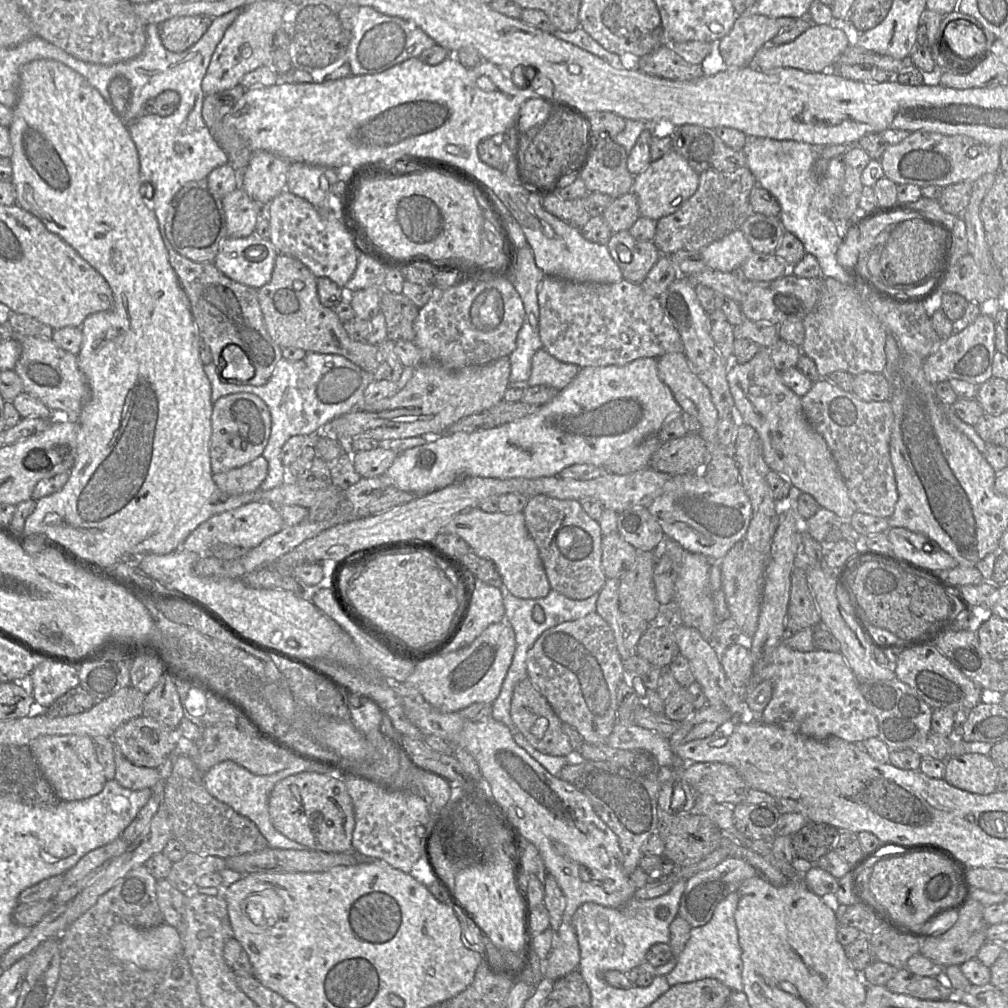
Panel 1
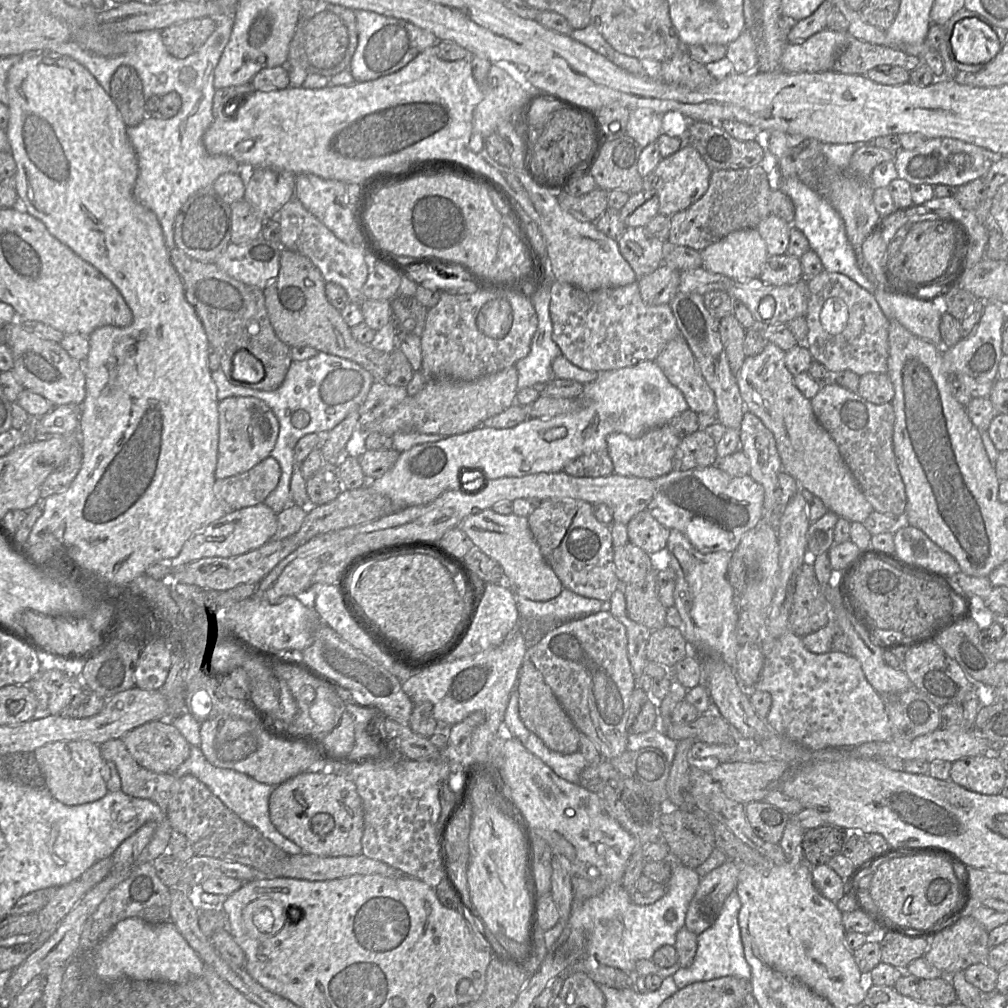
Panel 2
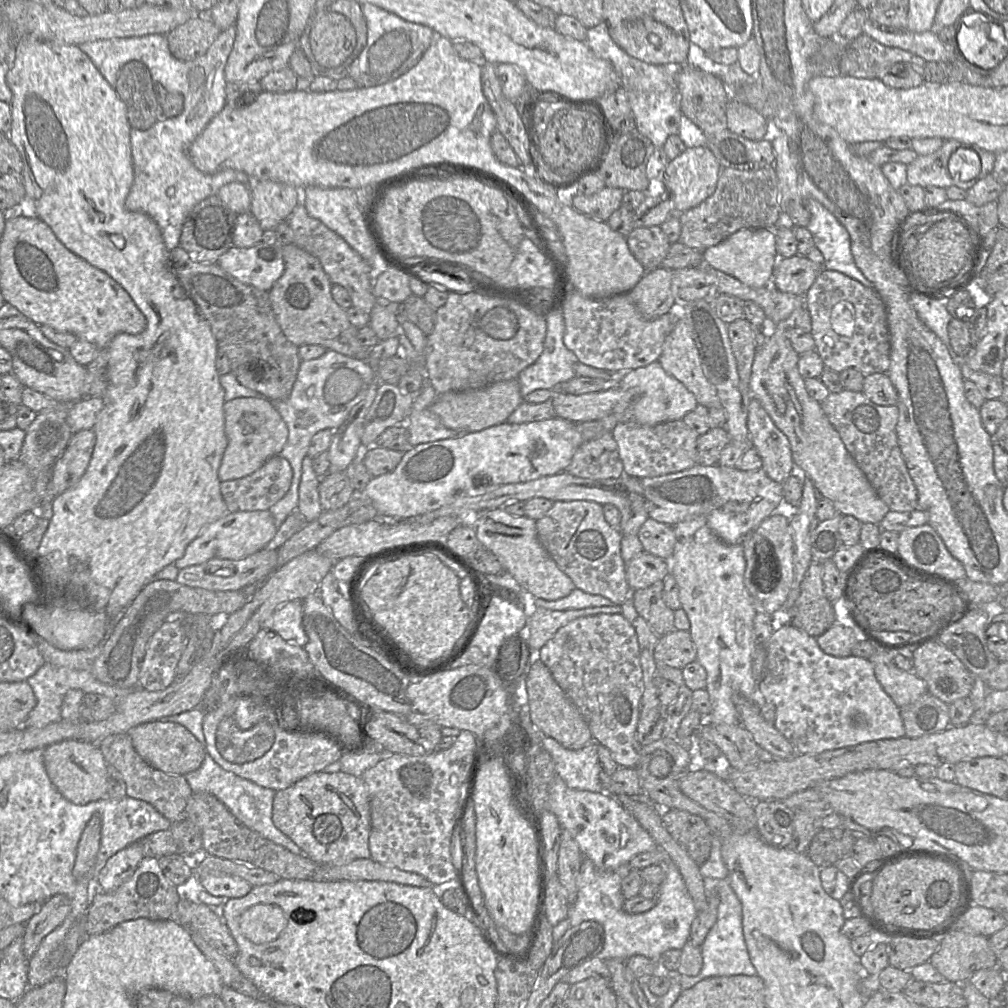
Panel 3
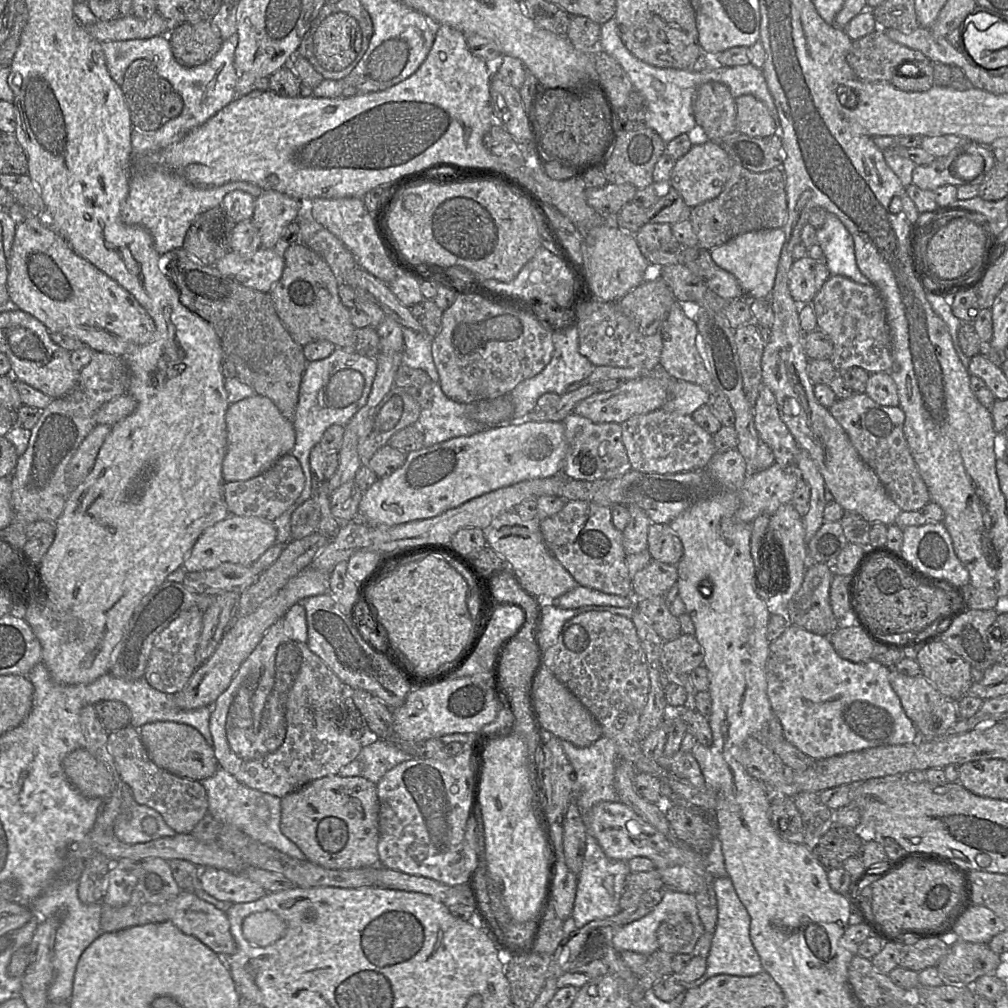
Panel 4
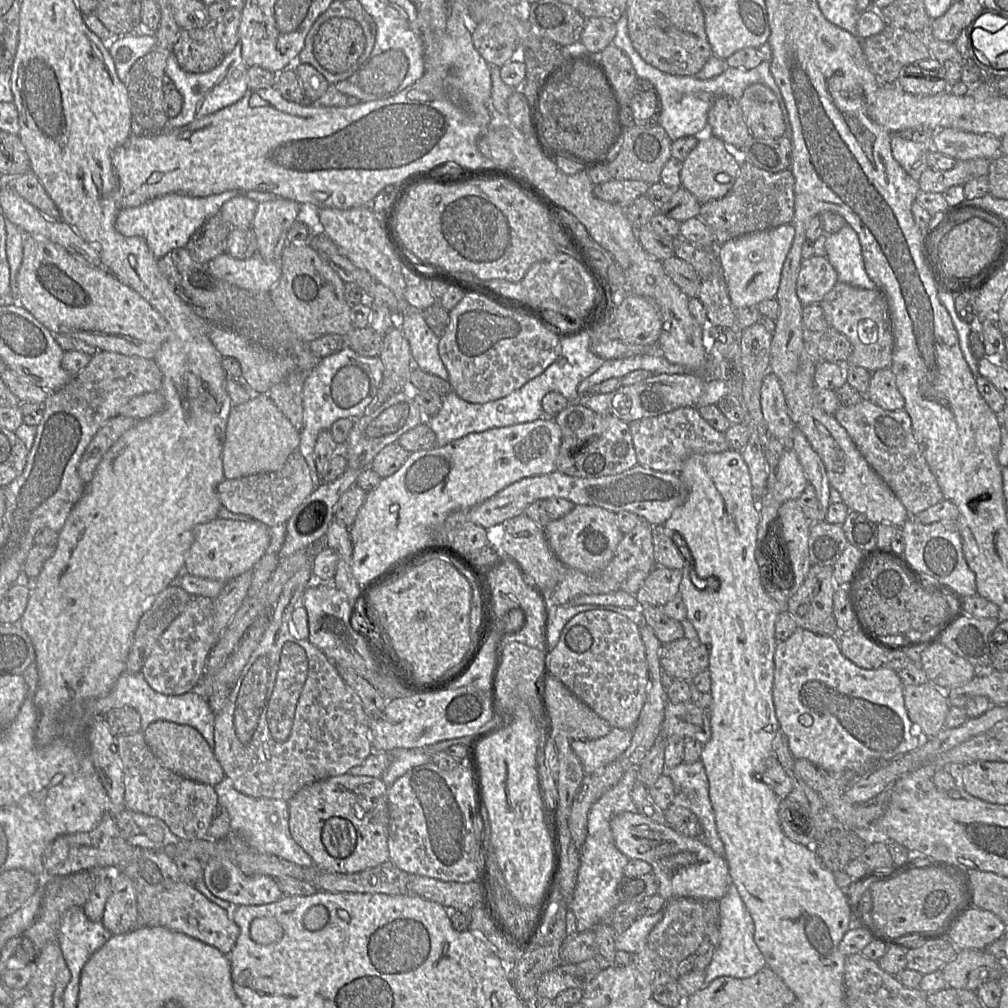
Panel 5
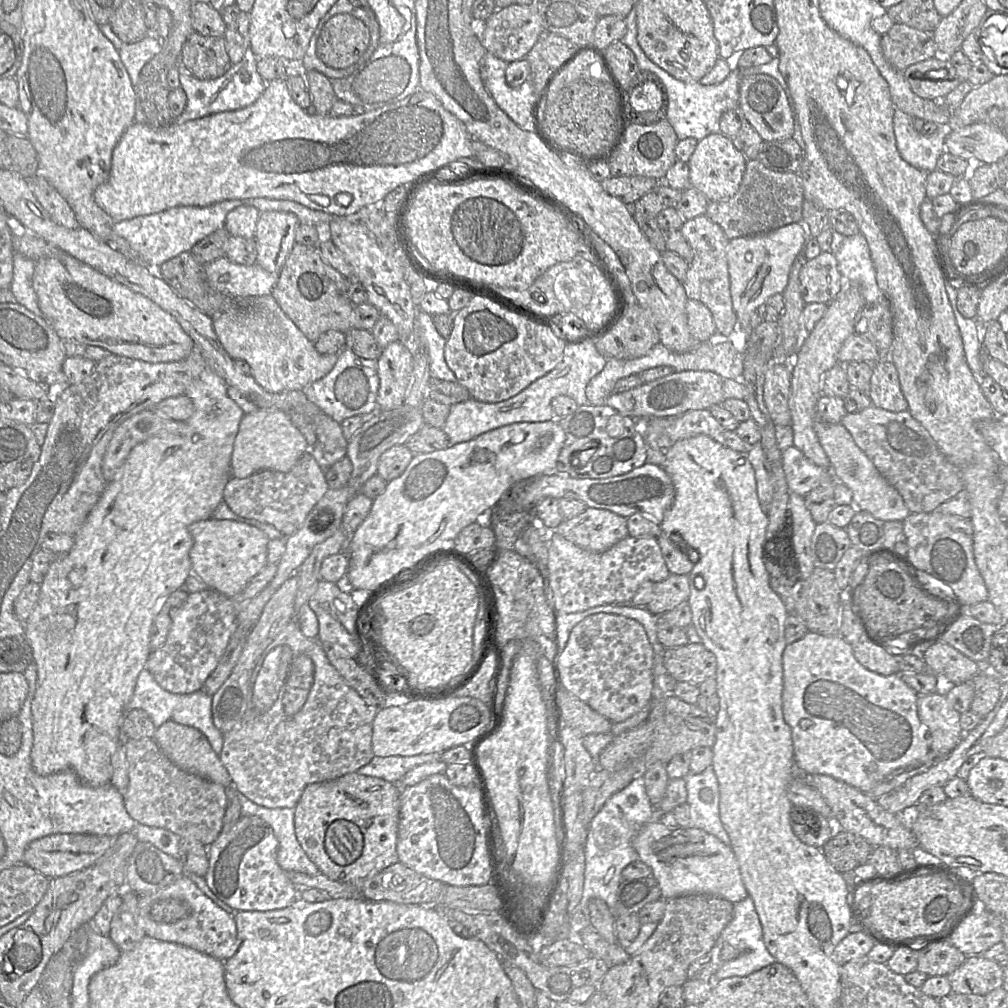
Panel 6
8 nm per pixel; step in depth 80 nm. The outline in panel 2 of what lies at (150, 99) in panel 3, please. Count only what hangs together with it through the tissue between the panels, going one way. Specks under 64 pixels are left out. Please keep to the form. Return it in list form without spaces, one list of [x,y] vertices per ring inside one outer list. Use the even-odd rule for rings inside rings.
[[[121,66],[115,71],[110,96],[127,127],[137,126],[147,117],[142,82],[133,67]]]

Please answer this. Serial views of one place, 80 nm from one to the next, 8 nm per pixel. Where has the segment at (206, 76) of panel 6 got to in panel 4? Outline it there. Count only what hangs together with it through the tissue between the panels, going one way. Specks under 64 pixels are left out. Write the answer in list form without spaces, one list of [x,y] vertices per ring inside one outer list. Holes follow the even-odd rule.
[[[209,19],[176,26],[168,34],[168,40],[175,60],[185,68],[208,62],[220,50],[223,42]]]

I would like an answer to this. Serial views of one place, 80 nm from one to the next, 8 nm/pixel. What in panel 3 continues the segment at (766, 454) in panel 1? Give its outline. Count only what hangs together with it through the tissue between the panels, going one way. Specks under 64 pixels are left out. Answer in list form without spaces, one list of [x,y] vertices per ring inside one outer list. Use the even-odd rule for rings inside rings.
[[[789,324],[771,325],[766,342],[760,347],[754,357],[749,389],[768,413],[776,427],[788,438],[795,469],[808,477],[820,496],[830,500],[839,515],[850,515],[862,523],[879,524],[890,511],[869,483],[863,471],[846,449],[839,433],[829,422],[820,403],[812,399],[806,391],[804,379],[798,371],[799,354],[794,351],[785,335]]]

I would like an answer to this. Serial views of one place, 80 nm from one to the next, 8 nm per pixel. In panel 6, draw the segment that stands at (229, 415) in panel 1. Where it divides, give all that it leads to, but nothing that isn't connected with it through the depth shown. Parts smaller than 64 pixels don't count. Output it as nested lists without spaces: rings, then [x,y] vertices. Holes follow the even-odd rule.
[[[270,408],[245,414],[234,442],[231,476],[244,479],[263,470],[288,472],[308,452],[308,448],[306,440],[285,412]]]

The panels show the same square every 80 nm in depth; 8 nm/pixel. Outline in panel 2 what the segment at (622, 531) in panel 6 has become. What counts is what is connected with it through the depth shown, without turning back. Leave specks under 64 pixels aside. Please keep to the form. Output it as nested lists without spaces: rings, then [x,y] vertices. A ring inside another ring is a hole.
[[[577,499],[543,500],[538,508],[528,516],[528,525],[542,556],[565,589],[586,598],[595,598],[609,603],[612,594],[622,584],[615,573],[610,526],[596,519],[590,503]]]

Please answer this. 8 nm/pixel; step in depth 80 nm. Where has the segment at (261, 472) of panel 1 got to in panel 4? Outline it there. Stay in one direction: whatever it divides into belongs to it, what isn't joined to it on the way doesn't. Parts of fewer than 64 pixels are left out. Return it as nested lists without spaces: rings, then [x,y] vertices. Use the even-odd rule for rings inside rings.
[[[286,454],[263,474],[245,481],[224,483],[224,498],[230,515],[255,516],[274,521],[300,497],[305,486],[305,476],[299,461]]]

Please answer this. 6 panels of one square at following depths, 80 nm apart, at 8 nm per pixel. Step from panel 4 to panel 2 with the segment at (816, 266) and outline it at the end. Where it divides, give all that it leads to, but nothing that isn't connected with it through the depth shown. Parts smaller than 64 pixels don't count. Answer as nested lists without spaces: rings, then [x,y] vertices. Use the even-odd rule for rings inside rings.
[[[786,254],[769,256],[759,279],[773,286],[795,284],[804,279],[800,259]]]

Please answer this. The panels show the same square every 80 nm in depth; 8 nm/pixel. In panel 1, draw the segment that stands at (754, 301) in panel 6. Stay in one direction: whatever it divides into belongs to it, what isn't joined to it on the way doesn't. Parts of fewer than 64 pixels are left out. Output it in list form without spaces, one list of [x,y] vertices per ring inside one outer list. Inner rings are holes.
[[[738,229],[709,244],[700,252],[710,270],[739,272],[741,265],[753,252],[753,249],[744,234]]]

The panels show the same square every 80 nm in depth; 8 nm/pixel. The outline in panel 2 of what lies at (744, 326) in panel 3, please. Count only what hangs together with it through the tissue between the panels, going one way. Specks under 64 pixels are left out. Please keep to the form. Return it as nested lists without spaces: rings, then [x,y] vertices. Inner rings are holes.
[[[733,315],[719,320],[719,333],[732,373],[736,376],[746,359],[743,343],[746,330]]]

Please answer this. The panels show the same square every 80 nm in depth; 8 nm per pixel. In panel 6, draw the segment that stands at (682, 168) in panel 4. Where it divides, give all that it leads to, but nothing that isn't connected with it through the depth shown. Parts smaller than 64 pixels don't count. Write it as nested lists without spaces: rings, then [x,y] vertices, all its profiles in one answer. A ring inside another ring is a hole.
[[[712,133],[698,141],[687,165],[689,167],[690,188],[701,192],[710,201],[728,200],[738,191],[747,159],[722,133]]]

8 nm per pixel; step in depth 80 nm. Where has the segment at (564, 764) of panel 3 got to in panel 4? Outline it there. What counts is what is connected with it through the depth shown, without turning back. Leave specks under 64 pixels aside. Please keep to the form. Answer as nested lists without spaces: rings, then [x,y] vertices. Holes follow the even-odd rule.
[[[602,736],[586,747],[577,747],[563,739],[560,739],[560,744],[575,772],[574,795],[581,815],[587,813],[596,803],[620,802],[614,786],[616,761],[620,758],[611,739]]]

